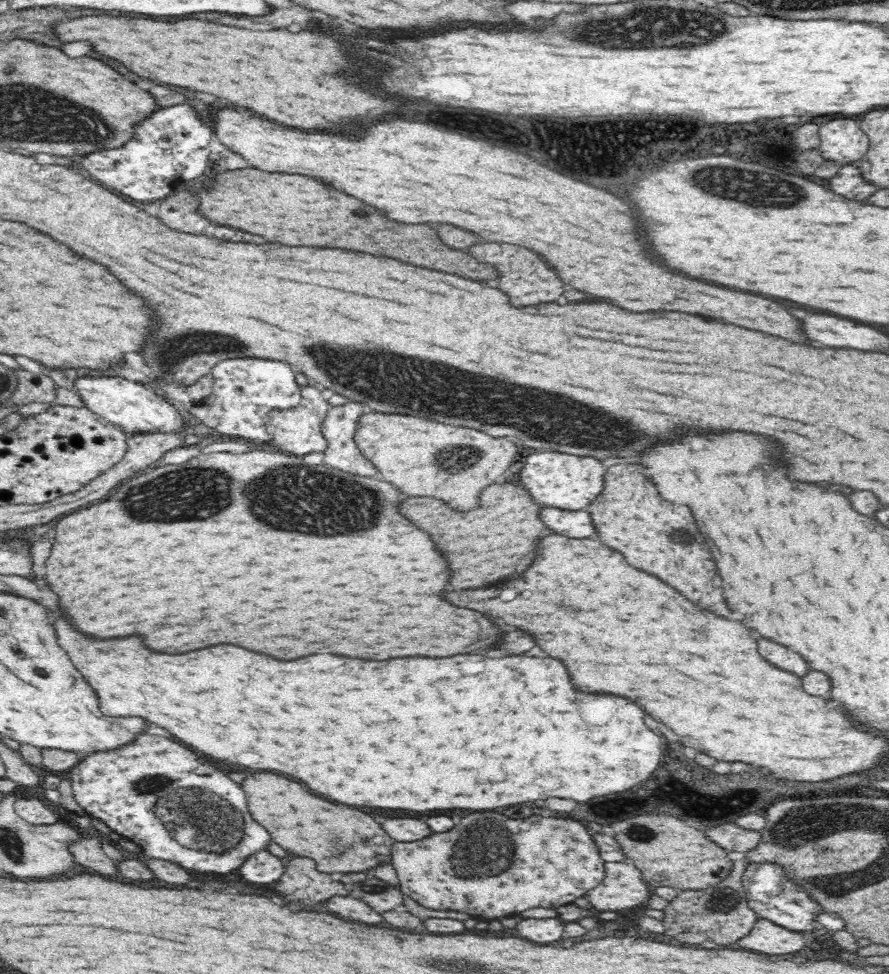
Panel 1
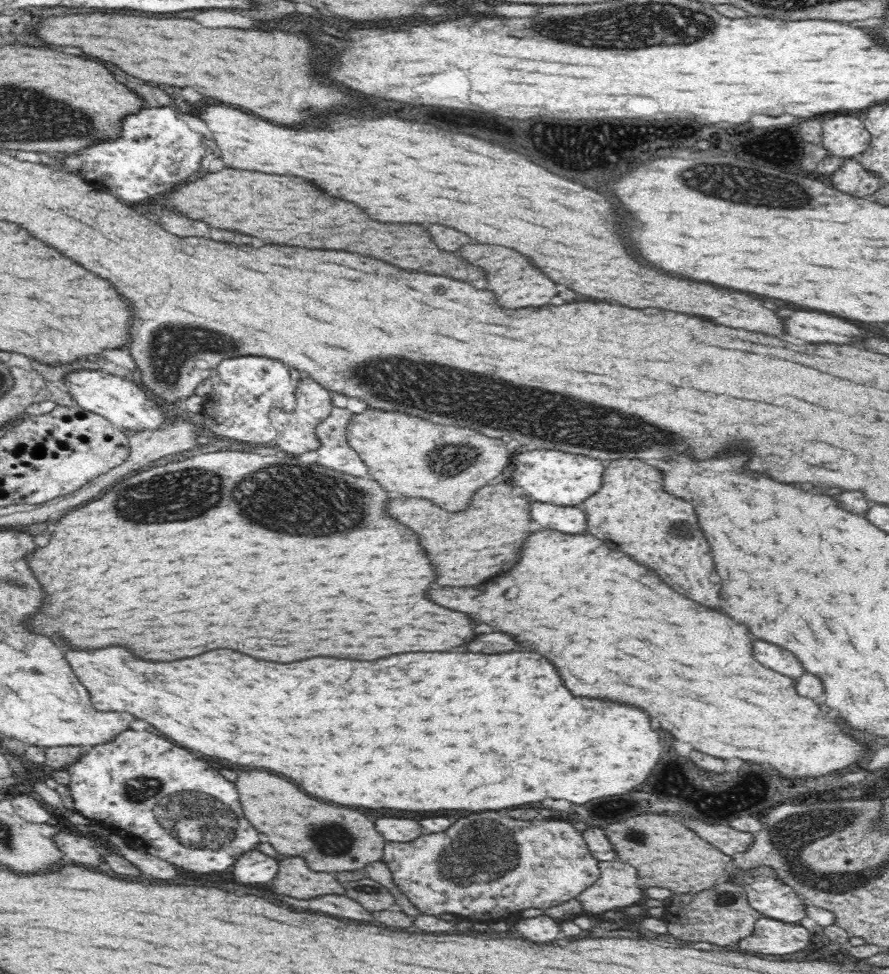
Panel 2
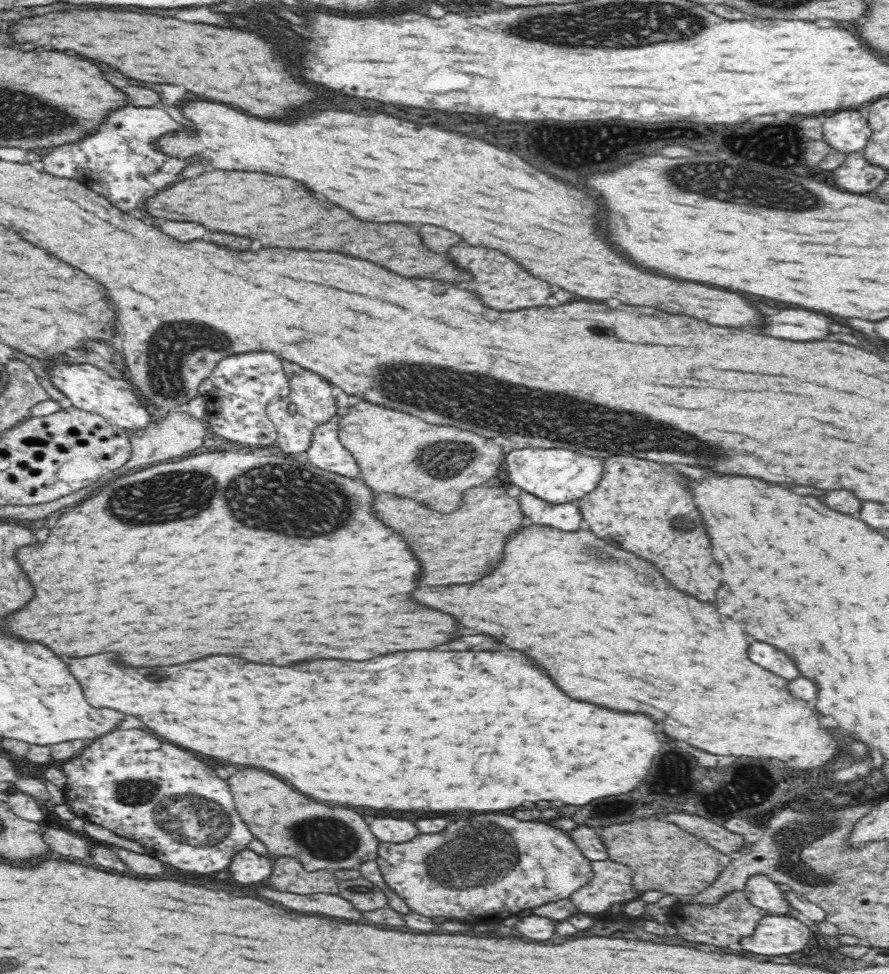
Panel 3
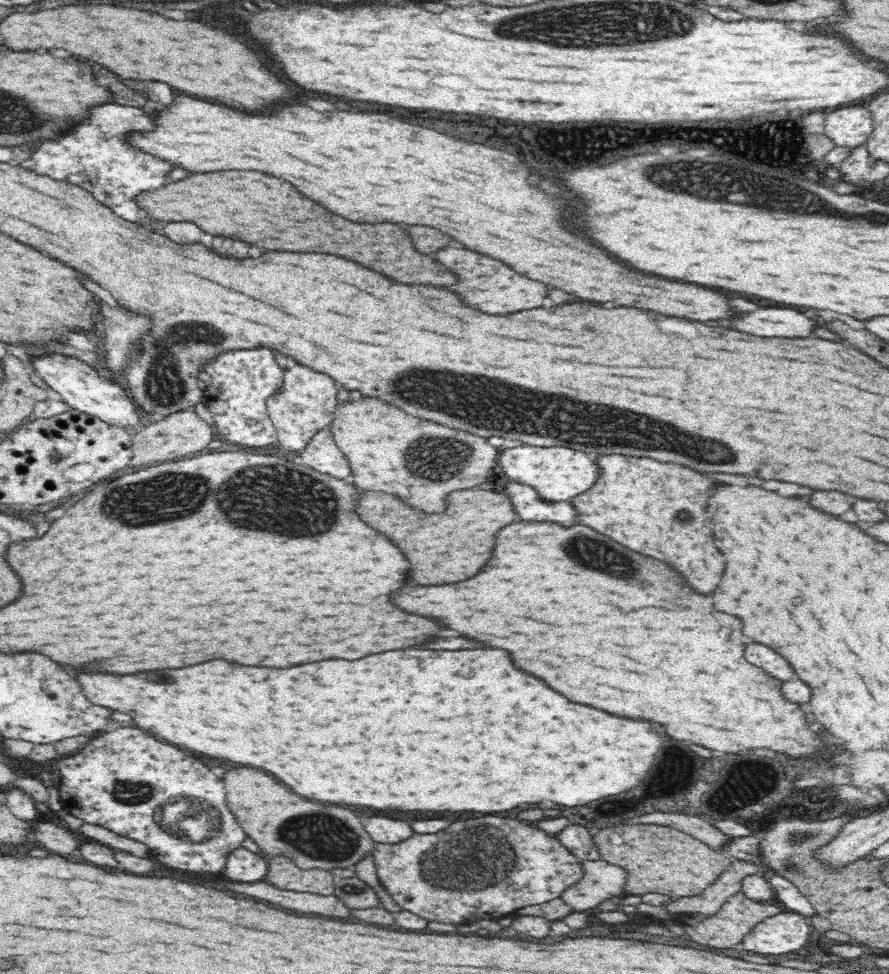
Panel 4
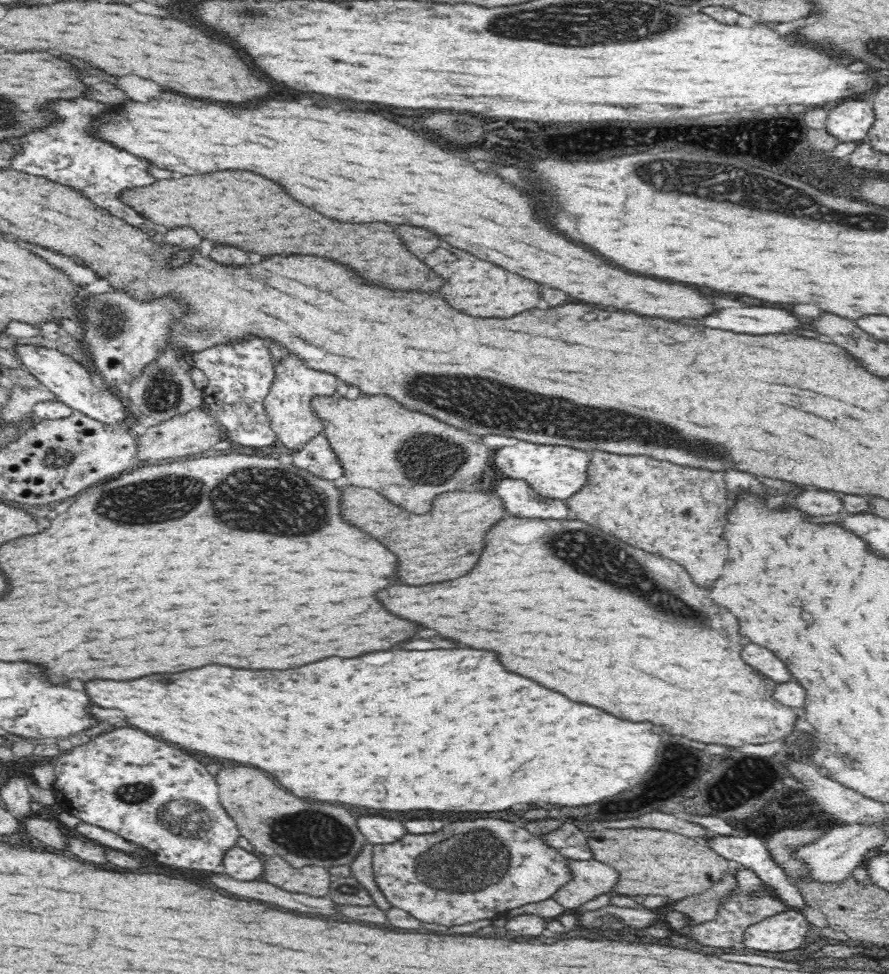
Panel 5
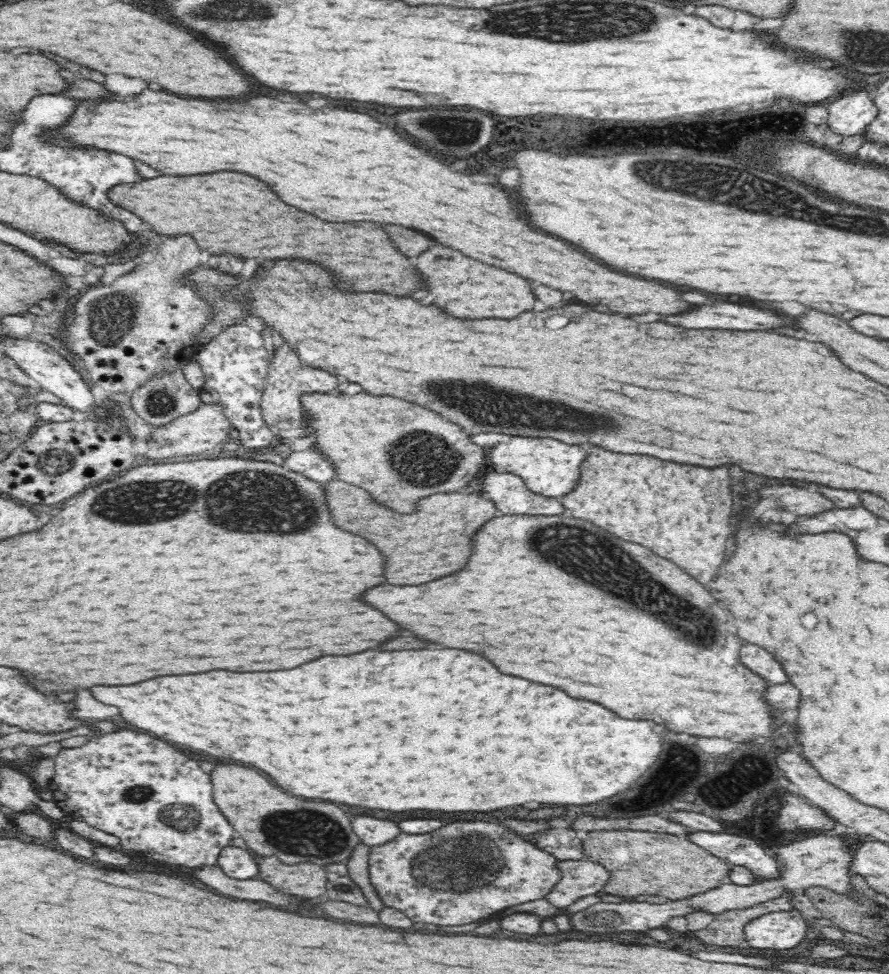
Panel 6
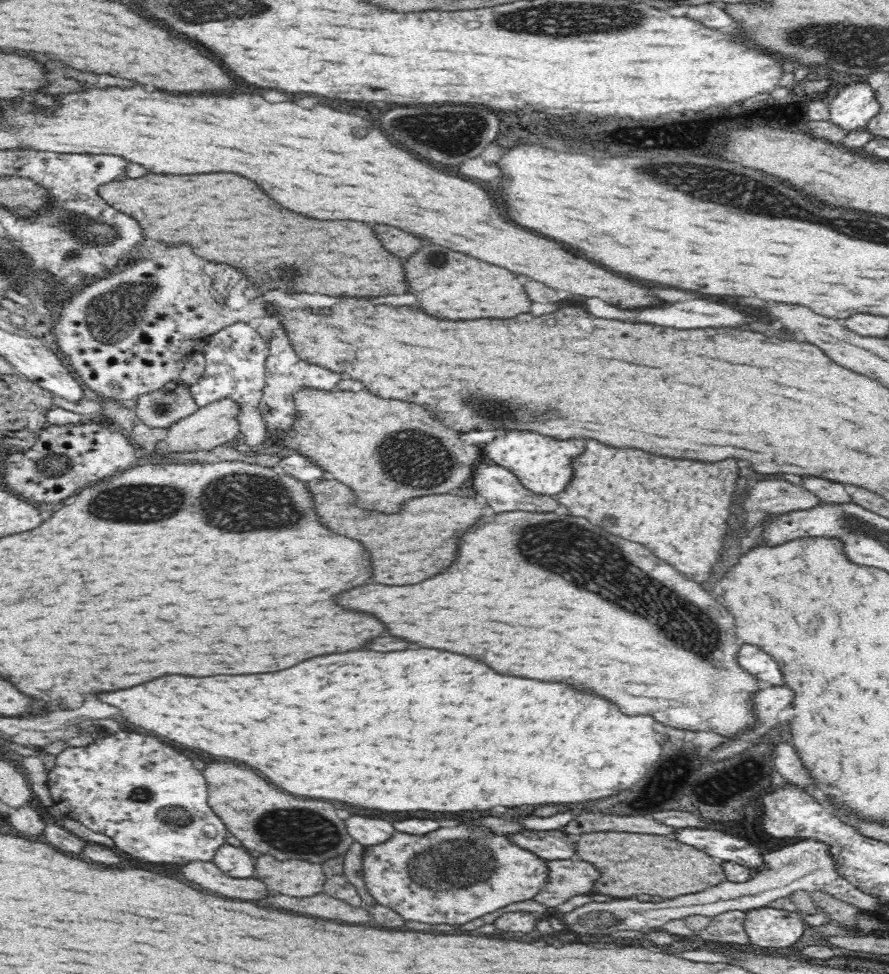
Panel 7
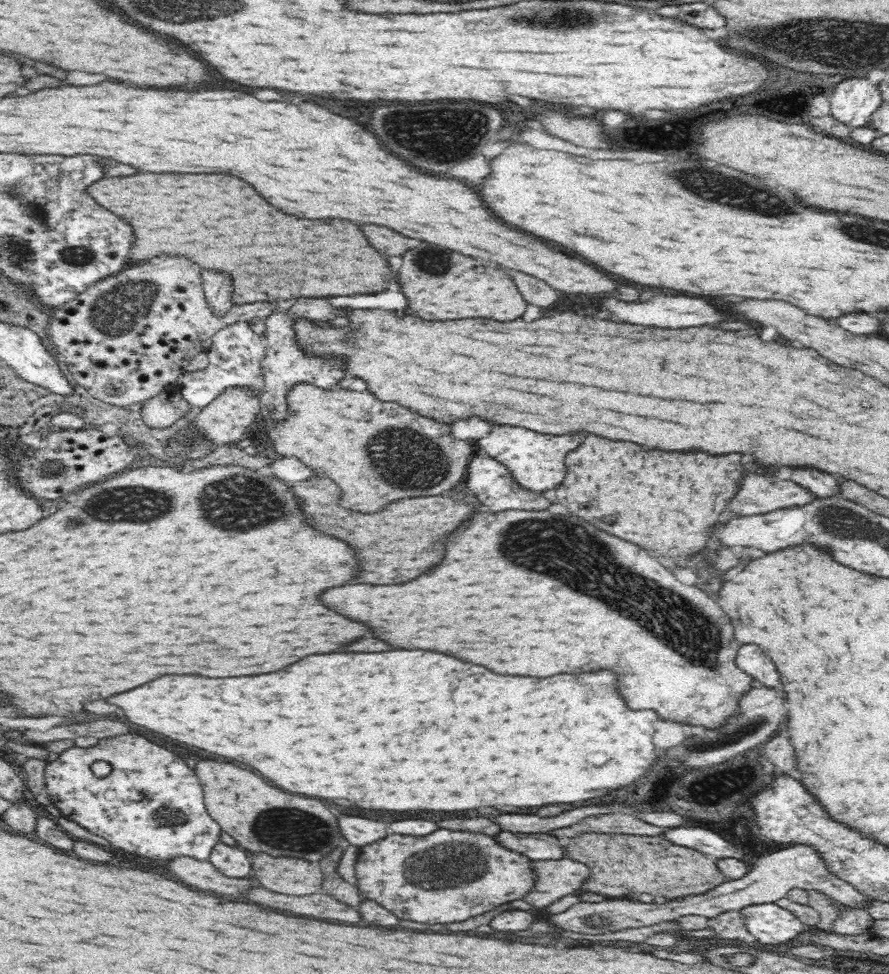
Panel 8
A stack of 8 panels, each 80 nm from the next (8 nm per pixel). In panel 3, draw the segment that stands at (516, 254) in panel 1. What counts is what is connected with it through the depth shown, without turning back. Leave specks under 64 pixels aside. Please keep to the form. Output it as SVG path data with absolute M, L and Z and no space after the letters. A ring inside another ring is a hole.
M454 246L448 252L448 258L452 262L456 262L460 268L466 268L468 272L472 272L478 282L478 288L474 292L478 292L478 296L482 298L482 302L494 310L520 310L520 308L532 308L532 306L542 306L546 304L546 298L552 294L550 286L534 276L530 276L526 270L522 270L514 260L510 260L508 256L504 256L498 250L490 250L490 248L476 248L476 246Z

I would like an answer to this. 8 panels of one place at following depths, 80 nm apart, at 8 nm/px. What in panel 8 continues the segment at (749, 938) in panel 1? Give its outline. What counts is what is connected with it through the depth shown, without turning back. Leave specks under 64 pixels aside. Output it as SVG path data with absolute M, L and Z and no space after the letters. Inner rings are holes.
M777 903L754 904L739 912L747 930L762 944L781 946L797 938L806 926L792 912L777 906Z

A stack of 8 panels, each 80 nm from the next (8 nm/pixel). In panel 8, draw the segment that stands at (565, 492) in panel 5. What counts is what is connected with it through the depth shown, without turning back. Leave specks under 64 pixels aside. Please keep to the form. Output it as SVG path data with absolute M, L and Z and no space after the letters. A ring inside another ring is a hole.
M492 423L492 429L484 437L473 442L476 450L494 457L512 473L518 485L524 489L542 492L556 488L566 476L565 458L569 452L574 451L582 442L586 434L556 434L534 433L522 430L520 427Z

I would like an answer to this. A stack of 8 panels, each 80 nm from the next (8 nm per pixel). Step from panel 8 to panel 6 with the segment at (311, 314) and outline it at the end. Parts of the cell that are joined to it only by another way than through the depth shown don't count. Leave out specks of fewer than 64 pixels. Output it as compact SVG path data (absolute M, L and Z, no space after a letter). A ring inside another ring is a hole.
M282 340L282 344L274 348L274 353L270 358L266 386L261 400L262 416L270 431L282 438L308 436L312 429L303 426L304 418L300 396L310 392L334 392L340 381L341 378L334 374L328 374L324 370L302 364L296 351L293 351L287 342Z

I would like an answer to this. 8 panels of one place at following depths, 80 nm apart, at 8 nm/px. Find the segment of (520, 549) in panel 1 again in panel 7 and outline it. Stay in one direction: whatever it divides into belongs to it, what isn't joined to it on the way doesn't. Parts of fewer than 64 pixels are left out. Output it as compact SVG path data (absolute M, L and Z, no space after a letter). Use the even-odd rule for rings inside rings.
M316 480L310 482L308 488L314 494L314 506L318 514L322 512L322 524L336 534L342 534L344 528L344 534L348 538L362 542L372 558L374 580L388 586L418 584L448 568L456 556L458 534L464 534L480 516L488 512L486 504L479 498L446 493L414 498L406 502L404 508L396 514L380 514L358 510L352 502L352 492L342 482Z

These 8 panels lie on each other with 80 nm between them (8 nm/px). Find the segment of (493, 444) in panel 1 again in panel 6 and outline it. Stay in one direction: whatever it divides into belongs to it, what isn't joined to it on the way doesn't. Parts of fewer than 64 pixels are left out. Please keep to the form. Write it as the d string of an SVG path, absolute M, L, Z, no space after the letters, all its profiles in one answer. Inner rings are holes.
M363 391L354 395L348 395L345 392L310 392L300 396L302 403L302 416L304 418L303 426L312 429L308 436L312 436L313 441L310 448L315 448L318 453L324 454L324 457L328 458L336 470L336 478L348 482L348 484L354 484L358 488L364 488L366 492L372 494L372 498L378 502L378 505L388 506L396 512L402 512L402 514L408 514L408 512L414 512L414 504L420 500L420 498L426 498L426 496L432 496L432 494L438 494L438 492L454 492L463 490L468 483L475 479L476 474L482 470L483 467L487 467L488 456L487 449L483 449L480 446L473 444L470 439L470 434L466 433L460 426L452 422L448 422L446 418L442 418L440 414L436 412L430 412L418 404L412 404L412 402L404 402L404 400L398 400L398 398L384 398L384 396L372 396L372 394Z

